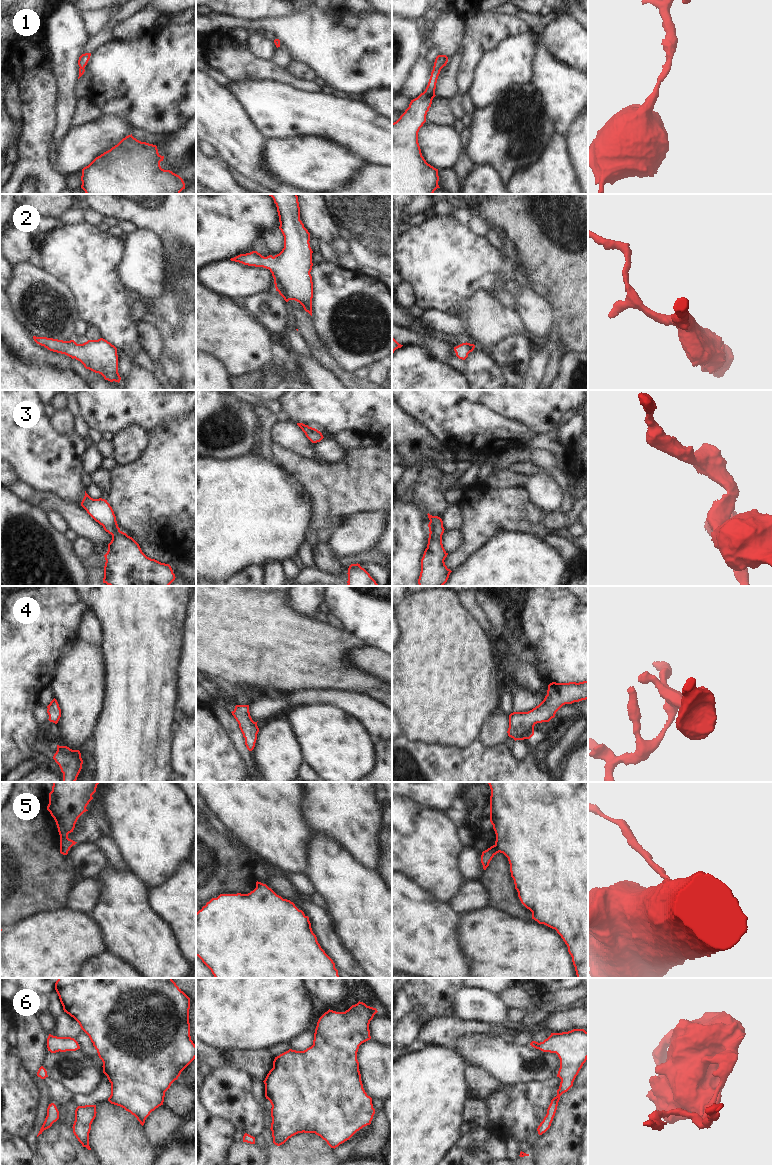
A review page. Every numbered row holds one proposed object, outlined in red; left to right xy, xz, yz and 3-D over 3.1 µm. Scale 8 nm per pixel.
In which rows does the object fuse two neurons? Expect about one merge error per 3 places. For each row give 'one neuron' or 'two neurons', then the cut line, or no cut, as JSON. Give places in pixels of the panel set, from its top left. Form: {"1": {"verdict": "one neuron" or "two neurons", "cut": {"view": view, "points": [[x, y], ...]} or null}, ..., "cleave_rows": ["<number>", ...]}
{"1": {"verdict": "one neuron", "cut": null}, "2": {"verdict": "one neuron", "cut": null}, "3": {"verdict": "one neuron", "cut": null}, "4": {"verdict": "one neuron", "cut": null}, "5": {"verdict": "one neuron", "cut": null}, "6": {"verdict": "one neuron", "cut": null}, "cleave_rows": []}

